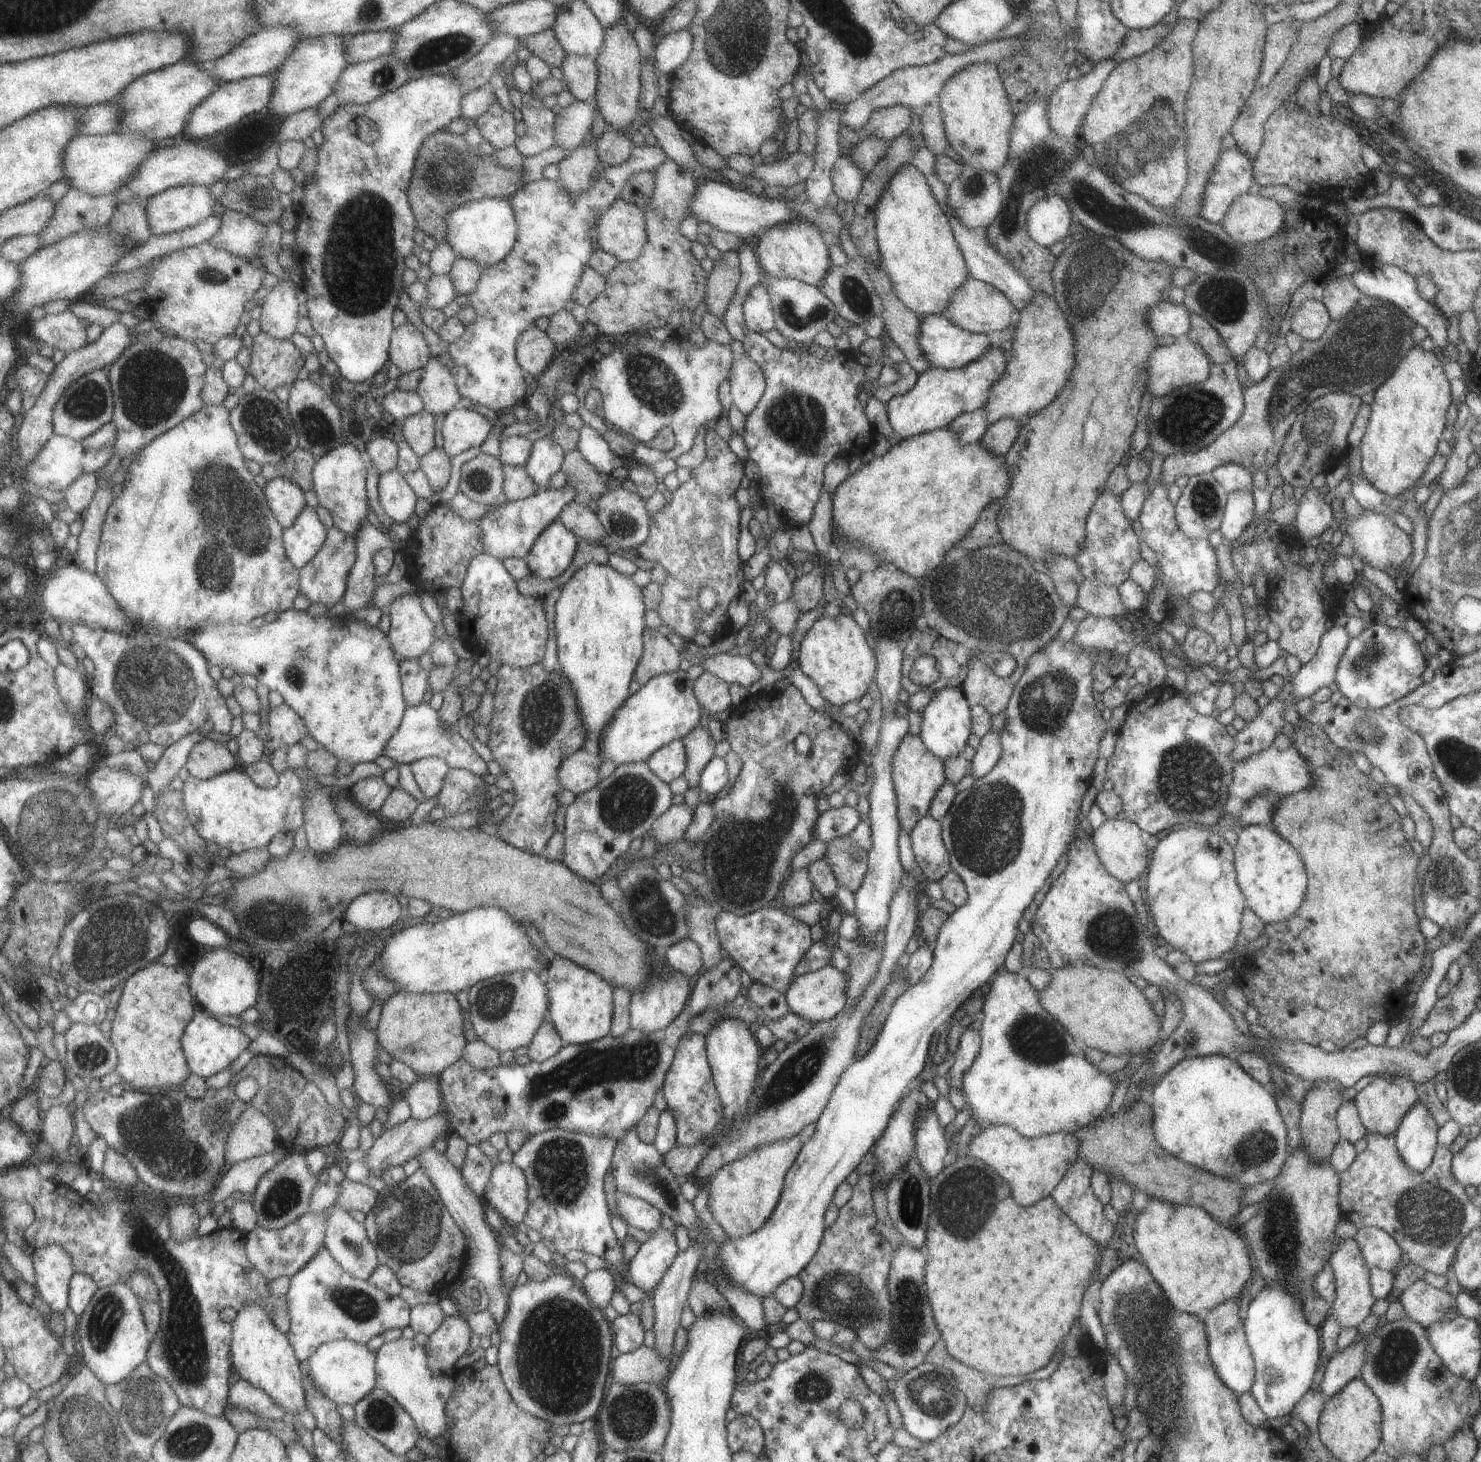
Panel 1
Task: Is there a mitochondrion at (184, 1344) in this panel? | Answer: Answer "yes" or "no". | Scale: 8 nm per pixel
yes

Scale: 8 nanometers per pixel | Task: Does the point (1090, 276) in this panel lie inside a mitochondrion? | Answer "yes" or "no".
yes

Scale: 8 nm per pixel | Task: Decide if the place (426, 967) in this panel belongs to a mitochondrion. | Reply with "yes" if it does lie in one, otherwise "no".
no

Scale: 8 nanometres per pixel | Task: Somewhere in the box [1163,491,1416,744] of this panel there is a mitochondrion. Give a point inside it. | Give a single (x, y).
(1365, 666)

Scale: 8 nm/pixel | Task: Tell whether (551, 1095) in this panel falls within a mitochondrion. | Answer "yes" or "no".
yes

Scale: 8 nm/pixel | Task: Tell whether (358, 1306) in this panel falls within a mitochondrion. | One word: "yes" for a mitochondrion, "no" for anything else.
yes

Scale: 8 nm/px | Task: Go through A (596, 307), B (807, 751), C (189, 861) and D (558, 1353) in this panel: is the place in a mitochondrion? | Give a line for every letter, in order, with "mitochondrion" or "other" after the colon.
A: other
B: mitochondrion
C: other
D: mitochondrion

